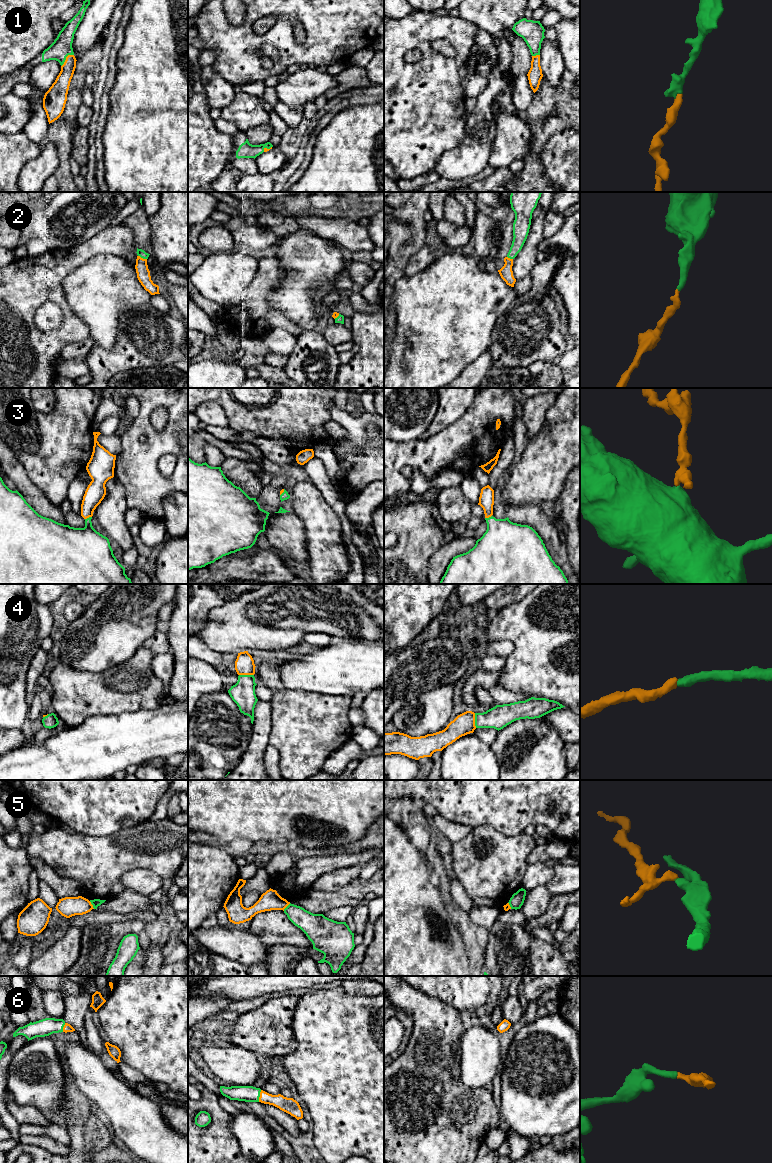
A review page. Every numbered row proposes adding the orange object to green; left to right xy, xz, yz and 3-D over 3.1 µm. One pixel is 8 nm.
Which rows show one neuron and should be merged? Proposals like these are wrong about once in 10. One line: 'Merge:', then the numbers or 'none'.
Merge: 1, 2, 3, 4, 6

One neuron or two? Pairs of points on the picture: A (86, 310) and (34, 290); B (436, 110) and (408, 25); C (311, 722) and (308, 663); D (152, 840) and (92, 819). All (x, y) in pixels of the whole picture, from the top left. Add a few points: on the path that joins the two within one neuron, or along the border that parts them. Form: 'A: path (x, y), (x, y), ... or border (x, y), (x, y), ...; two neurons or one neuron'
A: border (62, 280), (62, 292), (66, 302), (83, 321); two neurons
B: path (433, 89), (433, 65), (425, 46); one neuron
C: border (286, 687), (332, 695); two neurons
D: border (142, 822), (121, 828), (109, 835), (98, 837); two neurons

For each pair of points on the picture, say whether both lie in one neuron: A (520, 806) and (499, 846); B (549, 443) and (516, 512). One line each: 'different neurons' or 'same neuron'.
A: different neurons
B: different neurons

